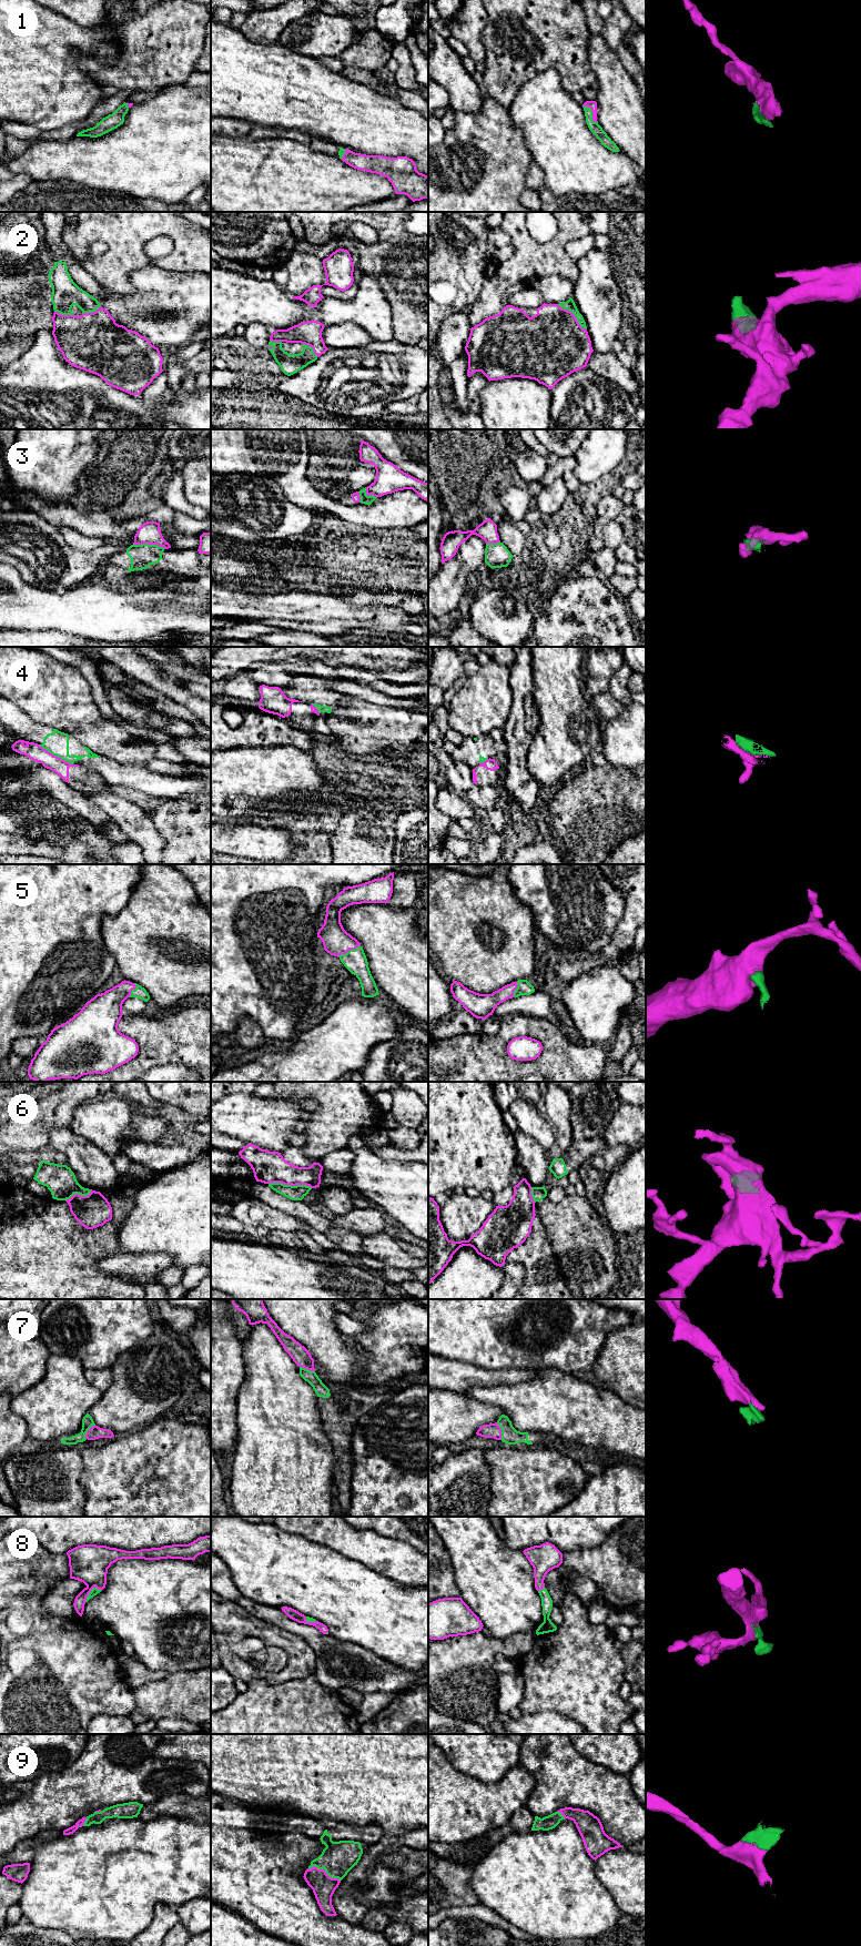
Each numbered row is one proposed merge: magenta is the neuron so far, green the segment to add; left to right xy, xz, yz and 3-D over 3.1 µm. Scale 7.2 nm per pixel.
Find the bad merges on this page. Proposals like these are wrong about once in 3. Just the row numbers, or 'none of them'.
3, 4

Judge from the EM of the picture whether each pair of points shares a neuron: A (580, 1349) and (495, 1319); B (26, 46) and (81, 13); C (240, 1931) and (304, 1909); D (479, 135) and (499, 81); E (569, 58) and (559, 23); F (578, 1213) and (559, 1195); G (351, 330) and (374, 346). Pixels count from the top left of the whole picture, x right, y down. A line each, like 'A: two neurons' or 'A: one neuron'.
A: one neuron
B: two neurons
C: two neurons
D: two neurons
E: one neuron
F: two neurons
G: two neurons

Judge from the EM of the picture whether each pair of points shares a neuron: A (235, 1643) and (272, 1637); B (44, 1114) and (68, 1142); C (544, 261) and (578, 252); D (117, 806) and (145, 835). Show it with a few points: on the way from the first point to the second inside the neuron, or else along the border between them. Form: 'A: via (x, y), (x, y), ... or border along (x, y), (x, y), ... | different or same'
A: border along (233, 1637), (257, 1637), (267, 1644), (283, 1649) | different
B: border along (69, 1126), (53, 1127), (49, 1134), (48, 1147) | different
C: border along (573, 240), (567, 245), (566, 252), (575, 262) | different
D: via (124, 813), (139, 828) | same

